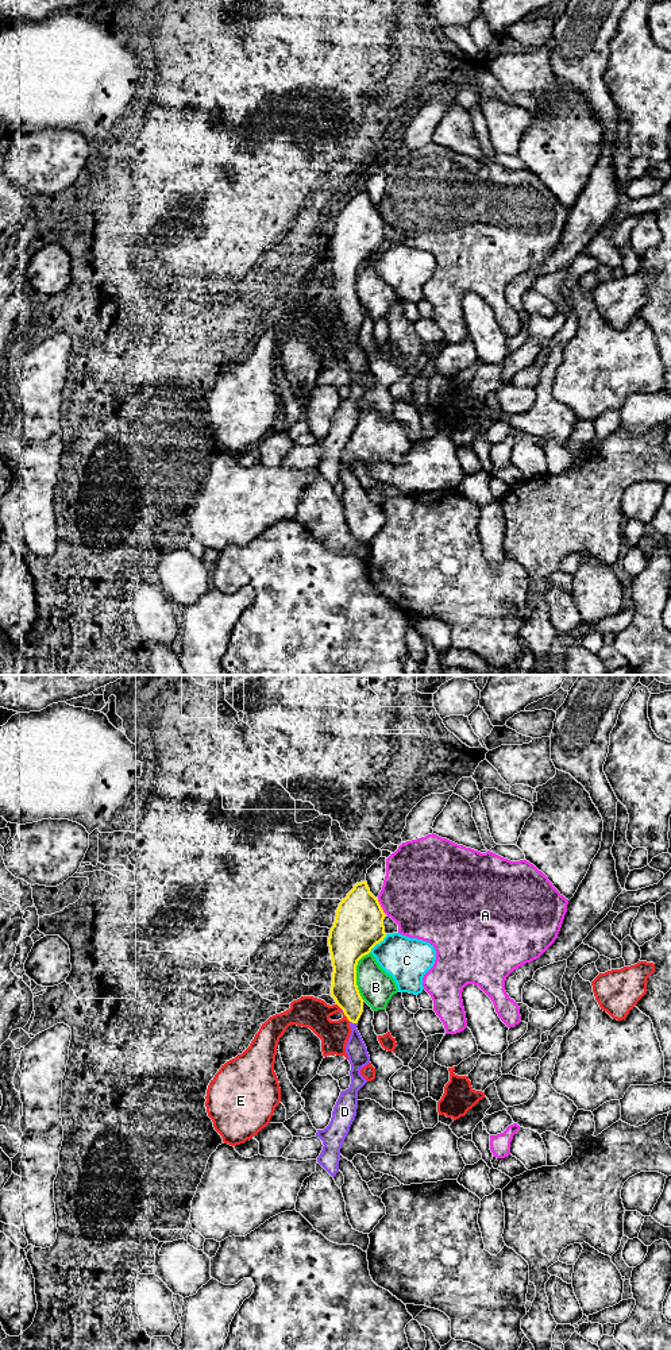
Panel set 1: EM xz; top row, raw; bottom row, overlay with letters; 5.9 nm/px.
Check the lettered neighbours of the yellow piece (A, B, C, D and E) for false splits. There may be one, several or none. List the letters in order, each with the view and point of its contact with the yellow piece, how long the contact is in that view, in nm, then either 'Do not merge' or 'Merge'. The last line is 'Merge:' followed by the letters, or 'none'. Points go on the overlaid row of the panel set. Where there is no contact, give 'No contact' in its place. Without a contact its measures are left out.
A: Touches yellow at xz (381, 907). Shared border 110 nm. Do not merge
B: Touches yellow at xz (355, 976). Shared border 300 nm. Do not merge
C: Touches yellow at xz (377, 942). Shared border 160 nm. Do not merge
D: Touches yellow at xz (354, 1022). Shared border 50 nm. Merge
E: Touches yellow at xz (346, 1015). Shared border 80 nm. Do not merge
Merge: D

